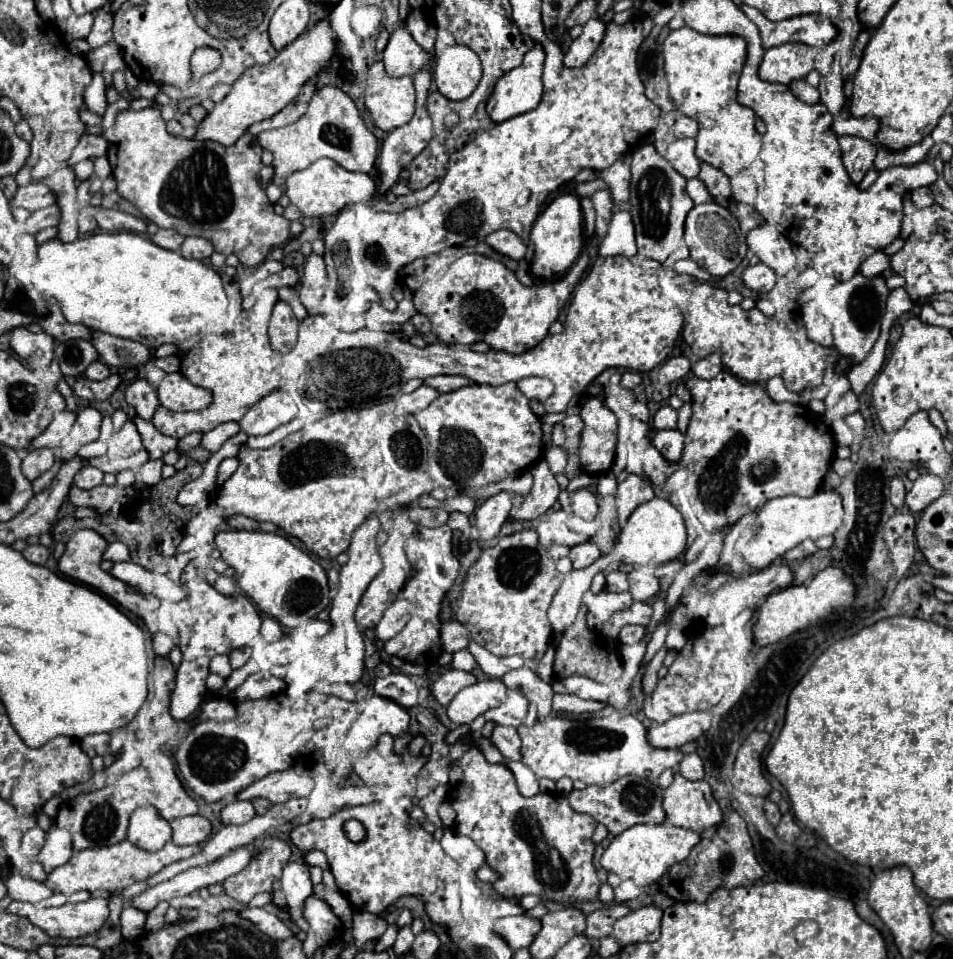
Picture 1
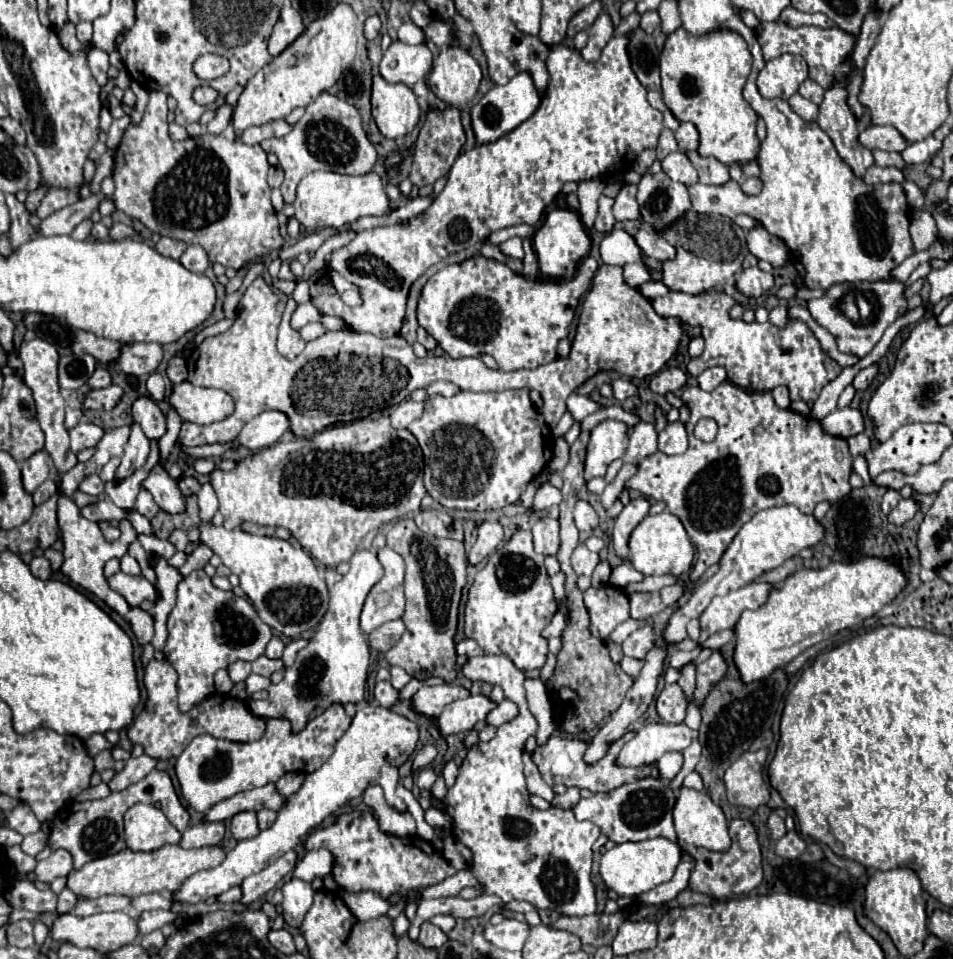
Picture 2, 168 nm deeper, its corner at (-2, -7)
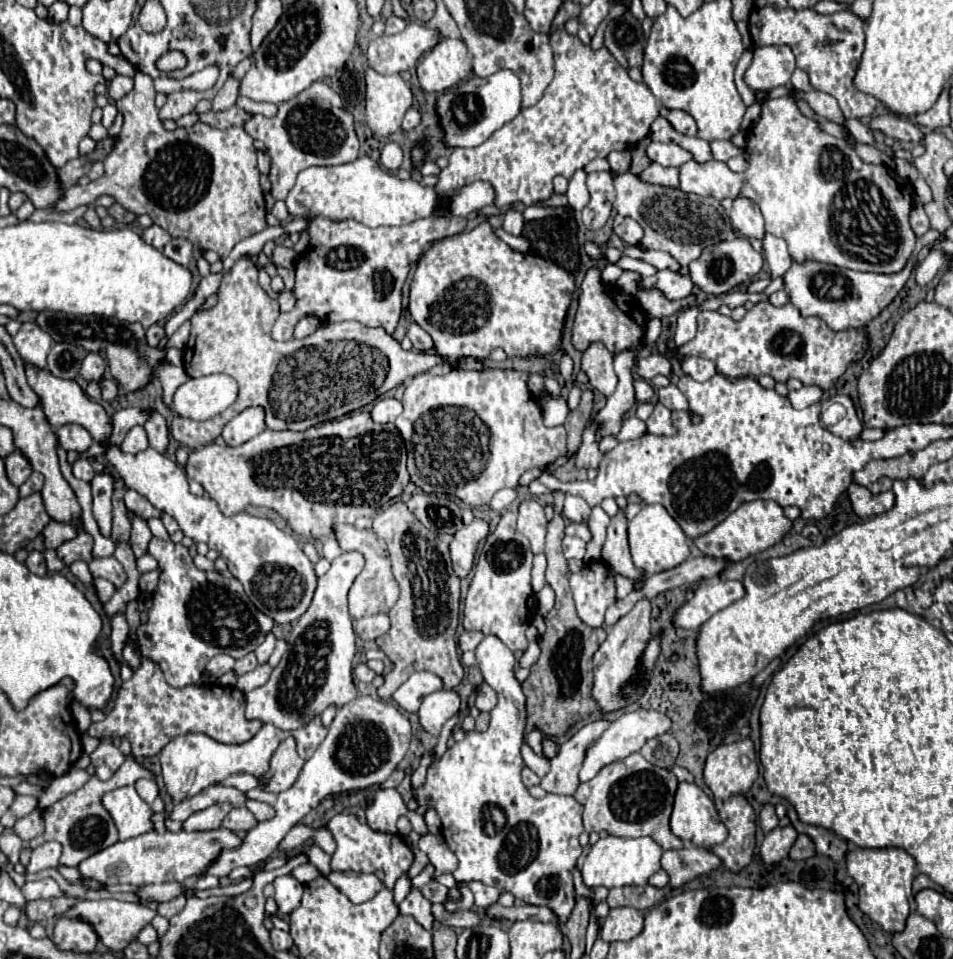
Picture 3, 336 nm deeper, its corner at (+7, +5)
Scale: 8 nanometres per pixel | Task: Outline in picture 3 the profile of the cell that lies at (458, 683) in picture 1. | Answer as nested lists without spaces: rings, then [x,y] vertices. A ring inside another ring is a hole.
[[[414,672],[394,694],[394,702],[406,712],[418,712],[424,696],[442,688],[442,680],[432,672]]]

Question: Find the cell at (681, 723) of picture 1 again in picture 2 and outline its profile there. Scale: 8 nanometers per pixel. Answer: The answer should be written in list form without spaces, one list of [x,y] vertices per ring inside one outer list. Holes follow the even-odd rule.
[[[653,722],[637,730],[635,738],[627,742],[617,758],[621,766],[641,766],[657,762],[665,752],[683,752],[693,740],[699,740],[699,732],[687,724]]]

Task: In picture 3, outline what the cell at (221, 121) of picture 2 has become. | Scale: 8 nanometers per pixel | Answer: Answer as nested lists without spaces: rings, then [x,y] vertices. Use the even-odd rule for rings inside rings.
[[[230,76],[230,78],[226,80],[226,84],[224,84],[224,86],[218,90],[218,94],[214,96],[212,108],[214,108],[214,110],[226,110],[226,108],[230,108],[230,106],[236,102],[236,98],[238,98],[238,88],[240,88],[240,80],[234,78],[234,76]]]

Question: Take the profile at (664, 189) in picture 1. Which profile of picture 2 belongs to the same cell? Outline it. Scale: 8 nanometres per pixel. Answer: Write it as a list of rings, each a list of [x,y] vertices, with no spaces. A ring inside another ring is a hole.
[[[643,172],[637,188],[639,222],[647,224],[657,238],[661,238],[663,228],[671,226],[691,208],[687,186],[673,182],[665,172]]]

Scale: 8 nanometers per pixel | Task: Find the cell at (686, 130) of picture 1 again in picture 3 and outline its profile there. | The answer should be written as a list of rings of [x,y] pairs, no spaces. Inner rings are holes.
[[[670,110],[668,112],[668,122],[678,130],[678,132],[682,132],[682,134],[696,134],[696,122],[694,122],[694,118],[690,118],[684,110]]]

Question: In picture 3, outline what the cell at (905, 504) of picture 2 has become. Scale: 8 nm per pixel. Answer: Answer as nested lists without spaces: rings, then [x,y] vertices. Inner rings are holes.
[[[850,484],[848,486],[848,496],[852,502],[852,510],[860,518],[870,518],[874,514],[882,514],[894,506],[894,494],[892,492],[882,492],[874,496],[868,488]]]

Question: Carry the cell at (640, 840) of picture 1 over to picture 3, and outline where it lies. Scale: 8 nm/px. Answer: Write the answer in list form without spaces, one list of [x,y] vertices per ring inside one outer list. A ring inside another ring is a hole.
[[[606,836],[600,838],[586,862],[582,866],[582,880],[588,888],[614,888],[614,886],[646,886],[648,878],[660,870],[660,856],[662,848],[652,838],[618,838]]]

